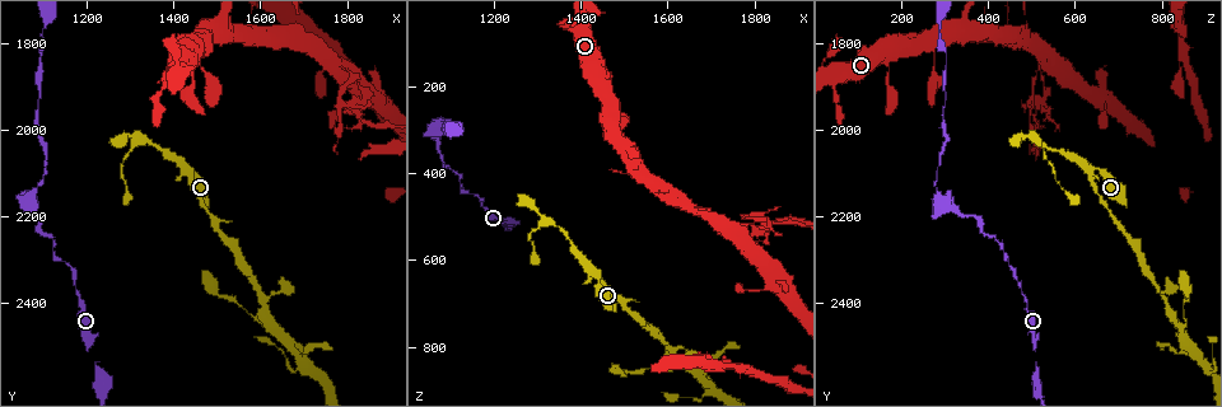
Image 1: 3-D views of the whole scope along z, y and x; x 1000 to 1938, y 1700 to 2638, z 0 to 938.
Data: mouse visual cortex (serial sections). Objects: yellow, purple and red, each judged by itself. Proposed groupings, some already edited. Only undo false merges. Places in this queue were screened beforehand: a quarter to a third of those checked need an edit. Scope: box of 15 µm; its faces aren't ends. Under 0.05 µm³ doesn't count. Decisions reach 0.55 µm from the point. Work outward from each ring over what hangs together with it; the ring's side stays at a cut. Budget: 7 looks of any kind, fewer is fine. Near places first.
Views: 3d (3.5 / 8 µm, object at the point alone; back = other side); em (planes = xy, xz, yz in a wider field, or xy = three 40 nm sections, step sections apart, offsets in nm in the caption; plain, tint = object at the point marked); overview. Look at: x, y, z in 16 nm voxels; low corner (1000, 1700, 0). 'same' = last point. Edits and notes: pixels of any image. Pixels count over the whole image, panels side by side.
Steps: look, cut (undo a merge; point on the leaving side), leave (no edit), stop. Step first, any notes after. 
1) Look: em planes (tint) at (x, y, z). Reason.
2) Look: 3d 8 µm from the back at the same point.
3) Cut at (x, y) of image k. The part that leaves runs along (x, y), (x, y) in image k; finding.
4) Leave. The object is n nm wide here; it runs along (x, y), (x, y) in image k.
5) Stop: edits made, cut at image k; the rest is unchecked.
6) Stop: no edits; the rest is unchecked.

Look: 3d 8 µm at (1440, 2100, 635). Branch point.

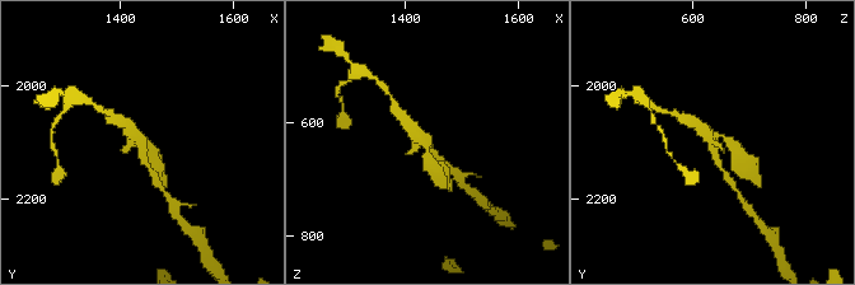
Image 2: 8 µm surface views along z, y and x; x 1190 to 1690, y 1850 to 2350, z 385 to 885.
Look: em planes (tint) at (1435, 2100, 630).

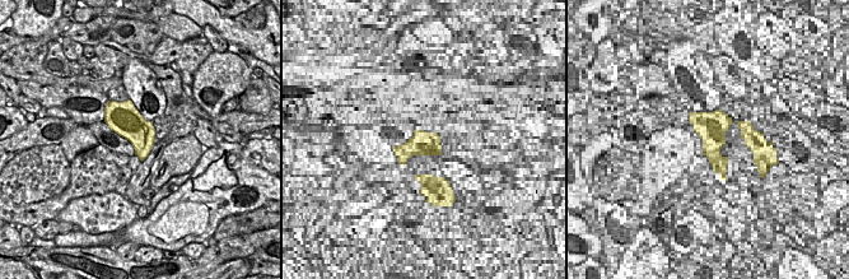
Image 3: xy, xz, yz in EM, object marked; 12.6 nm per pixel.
Leave. The object is 380 nm wide here; one cell here.

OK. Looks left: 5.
Look: 3d 3.5 µm at (1605, 2380, 800). Arms part here.

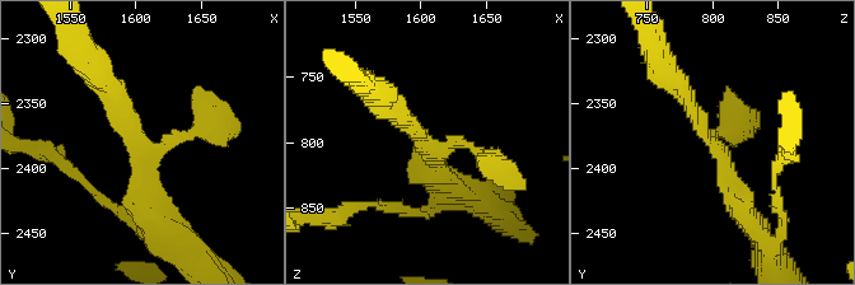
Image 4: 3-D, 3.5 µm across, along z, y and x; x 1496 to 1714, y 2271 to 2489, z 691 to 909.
Look: em xy step 1 (tint) at (1604, 2386, 802). 3 arms meet here; the arms are 150, 250, 300 nm wide.

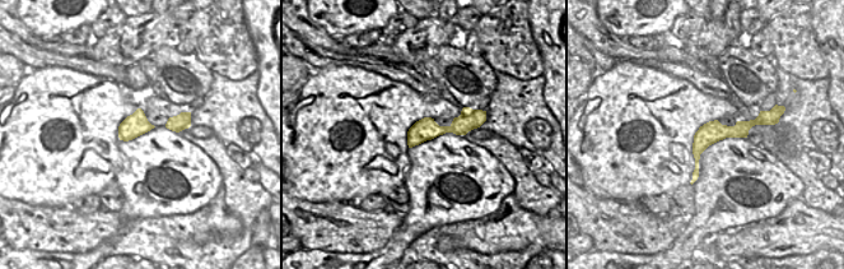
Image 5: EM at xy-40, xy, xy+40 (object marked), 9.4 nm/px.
Leave. It runs along (678, 83), (750, 219) in image 4; one cell here.

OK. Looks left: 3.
Look: 3d 3.5 µm at (1695, 2535, 900). Two arms in line, one across.

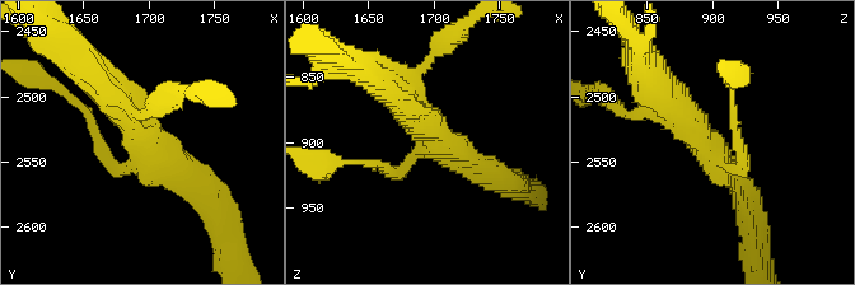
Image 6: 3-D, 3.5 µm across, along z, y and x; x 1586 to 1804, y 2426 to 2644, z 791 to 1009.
Look: em xy step 5 (tint) at (1696, 2542, 896). 3 arms meet here; the arms are 150, 300, 400 nm wide; shape alone is not enough.

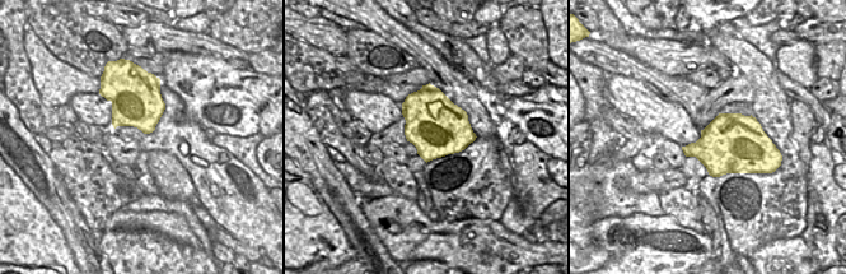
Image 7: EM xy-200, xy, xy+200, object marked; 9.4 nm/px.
Look: em planes (tint) at the same point. Cut it another way.

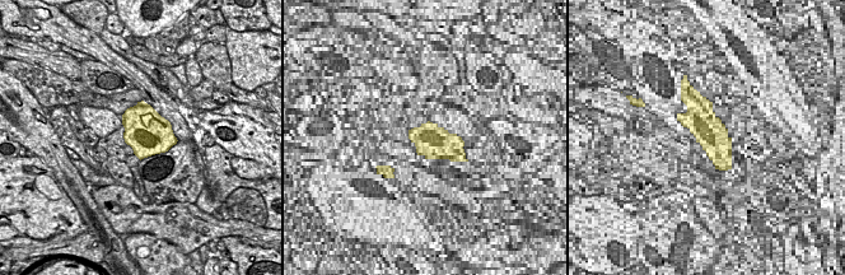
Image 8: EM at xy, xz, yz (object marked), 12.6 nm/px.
Leave. It runs along (106, 88), (145, 150), (211, 197) in image 6; all the same cell.

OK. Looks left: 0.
Stop: no edits; the rest is unchecked.

